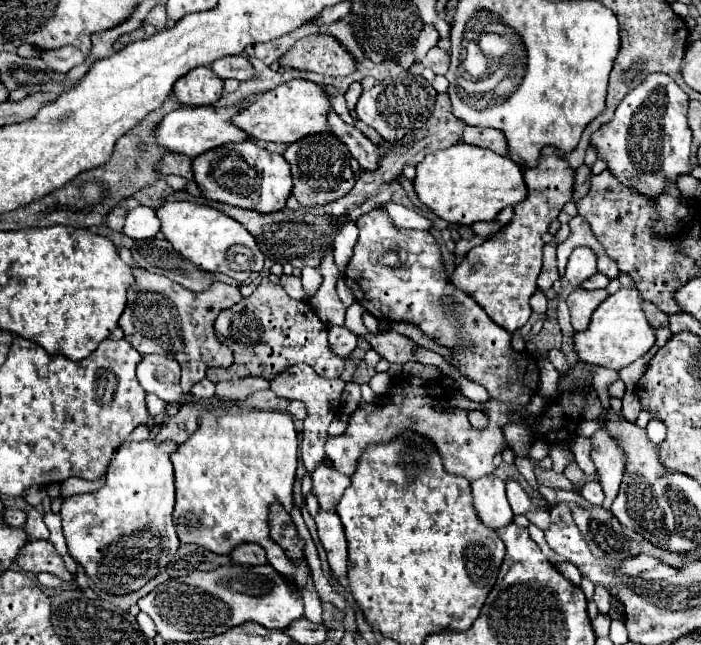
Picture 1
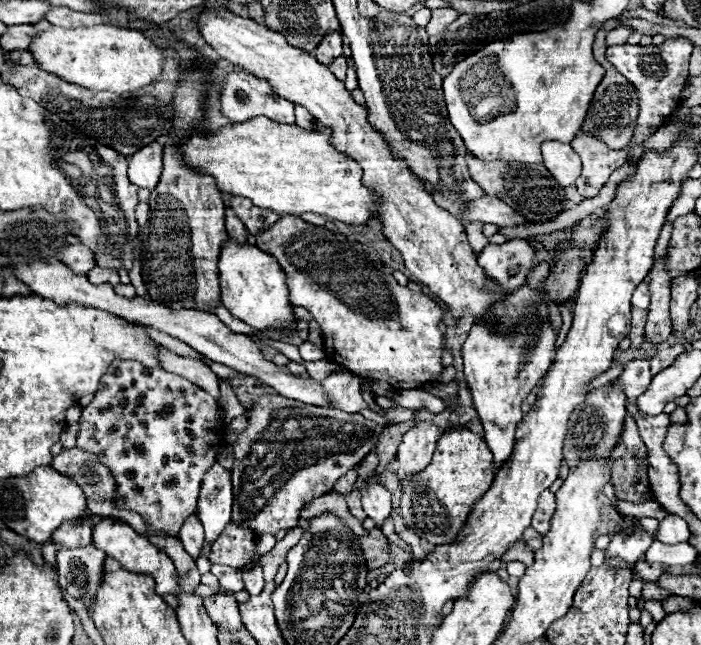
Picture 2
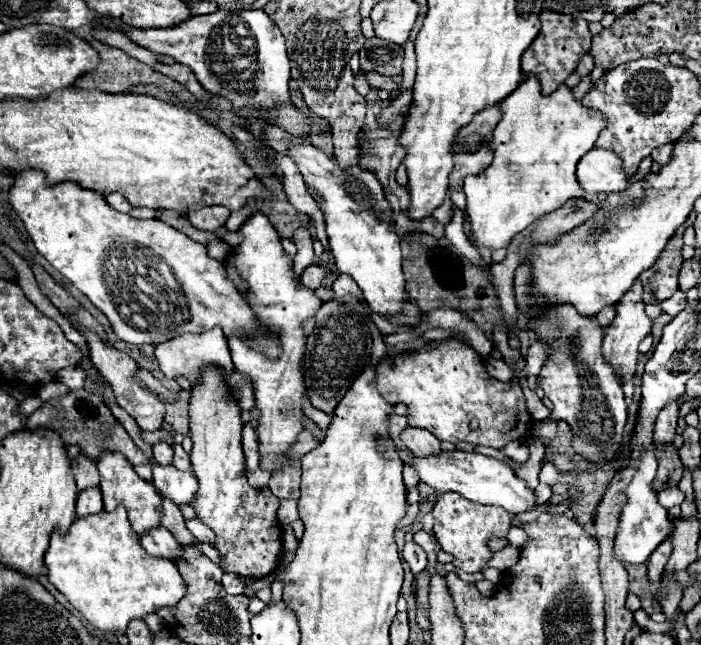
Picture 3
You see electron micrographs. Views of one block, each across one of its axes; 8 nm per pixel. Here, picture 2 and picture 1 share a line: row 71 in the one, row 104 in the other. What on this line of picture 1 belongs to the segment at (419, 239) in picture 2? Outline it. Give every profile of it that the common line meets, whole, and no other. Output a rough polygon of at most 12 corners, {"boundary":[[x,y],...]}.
{"boundary":[[290,80],[232,118],[250,138],[292,144],[330,130],[318,84]]}

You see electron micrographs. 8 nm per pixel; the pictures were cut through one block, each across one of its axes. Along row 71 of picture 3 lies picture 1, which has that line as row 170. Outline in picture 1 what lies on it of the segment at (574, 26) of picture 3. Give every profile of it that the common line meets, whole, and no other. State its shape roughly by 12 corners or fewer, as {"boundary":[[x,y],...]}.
{"boundary":[[564,158],[450,278],[510,334],[532,314],[542,236],[574,196]]}

